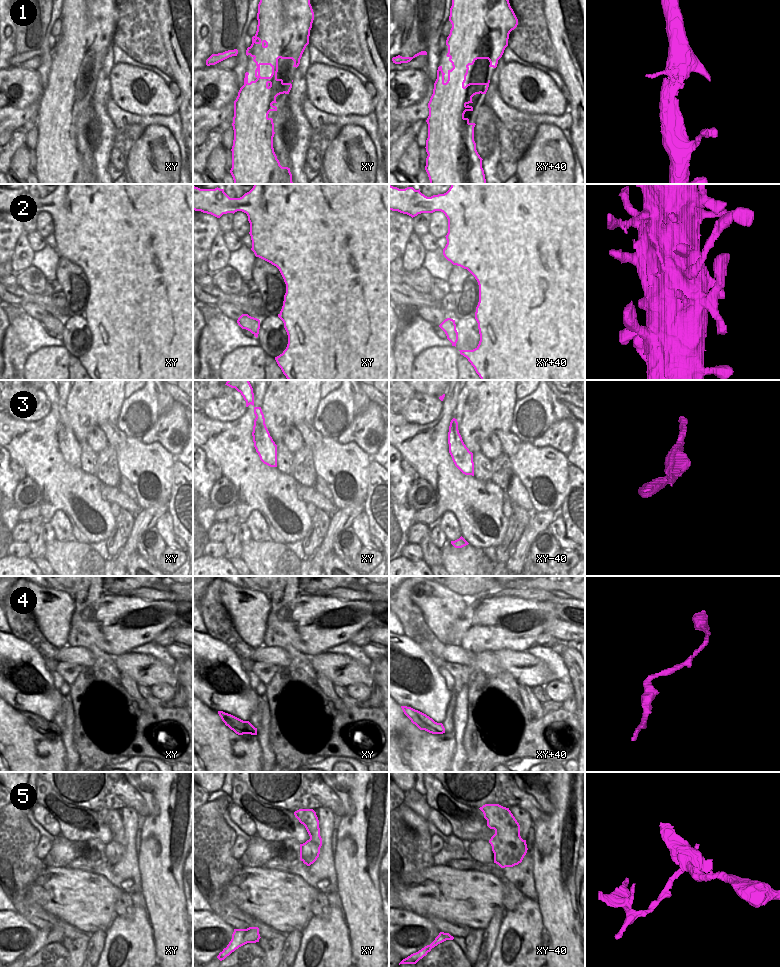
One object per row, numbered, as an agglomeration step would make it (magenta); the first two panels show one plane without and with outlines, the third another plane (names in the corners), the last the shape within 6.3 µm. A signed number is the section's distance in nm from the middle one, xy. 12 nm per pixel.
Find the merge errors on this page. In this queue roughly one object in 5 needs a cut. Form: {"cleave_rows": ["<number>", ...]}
{"cleave_rows": ["5"]}

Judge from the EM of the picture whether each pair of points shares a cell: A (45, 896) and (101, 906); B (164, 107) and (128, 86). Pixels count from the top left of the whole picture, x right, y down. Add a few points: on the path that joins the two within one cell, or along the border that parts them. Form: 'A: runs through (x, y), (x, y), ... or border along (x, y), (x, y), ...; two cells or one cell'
A: runs through (59, 896), (75, 896), (87, 902); one cell
B: runs through (153, 105), (140, 104), (133, 97); one cell

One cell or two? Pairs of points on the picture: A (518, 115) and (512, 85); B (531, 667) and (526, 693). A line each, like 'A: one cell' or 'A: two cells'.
A: two cells
B: two cells

